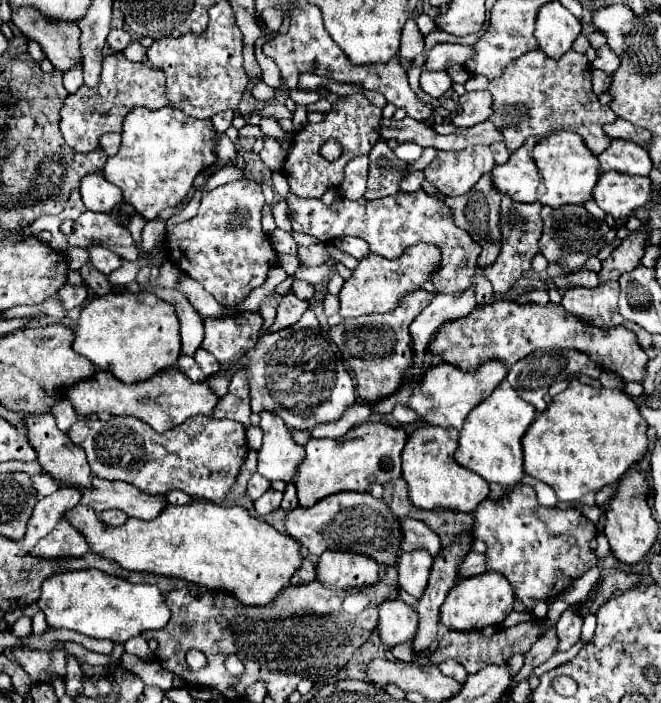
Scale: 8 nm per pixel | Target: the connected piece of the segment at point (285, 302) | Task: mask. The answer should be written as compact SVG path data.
M294 293L284 295L284 297L280 299L278 307L276 307L276 319L274 319L274 323L270 325L268 331L280 331L280 329L284 329L284 327L294 325L308 307L310 307L310 303L298 299Z

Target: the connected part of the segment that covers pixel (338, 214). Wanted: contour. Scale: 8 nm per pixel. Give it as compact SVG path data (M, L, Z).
M422 189L414 193L396 193L376 201L350 201L342 197L334 205L324 205L320 199L298 199L292 193L288 193L286 201L292 213L290 221L294 231L308 233L322 243L354 235L364 239L370 245L372 253L387 259L396 259L406 247L417 242L434 243L442 253L440 267L430 275L436 291L448 295L462 295L472 285L472 275L478 267L476 259L480 253L480 245L464 229L454 225L452 211L446 203L426 195Z

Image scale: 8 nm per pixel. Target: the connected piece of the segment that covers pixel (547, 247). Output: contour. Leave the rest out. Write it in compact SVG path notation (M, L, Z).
M564 205L560 209L542 209L542 221L544 231L540 237L540 253L546 257L550 265L560 265L562 269L580 269L592 255L598 255L598 251L606 245L606 233L610 227L606 221L596 221L582 205Z

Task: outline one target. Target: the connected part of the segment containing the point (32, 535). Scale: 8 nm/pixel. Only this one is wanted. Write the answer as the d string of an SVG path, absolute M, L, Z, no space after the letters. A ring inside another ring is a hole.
M60 487L56 493L40 499L32 509L32 517L28 519L26 533L20 541L20 553L28 553L38 539L52 533L58 521L72 511L80 499L82 491L78 487Z

